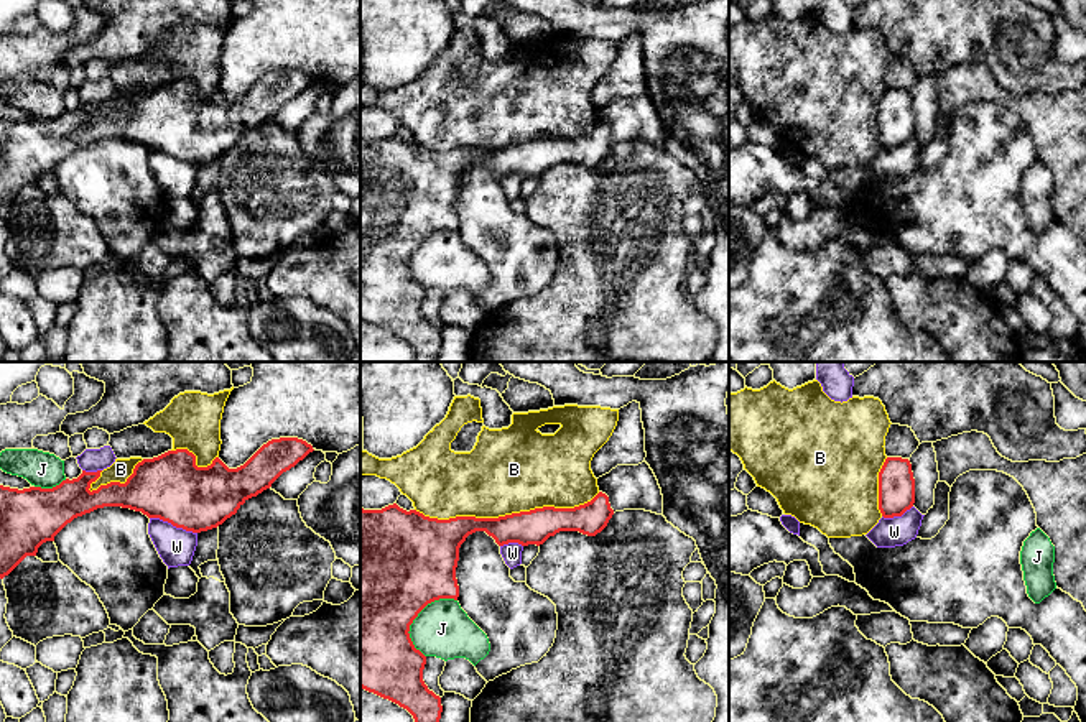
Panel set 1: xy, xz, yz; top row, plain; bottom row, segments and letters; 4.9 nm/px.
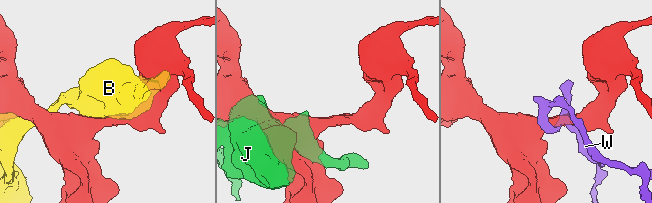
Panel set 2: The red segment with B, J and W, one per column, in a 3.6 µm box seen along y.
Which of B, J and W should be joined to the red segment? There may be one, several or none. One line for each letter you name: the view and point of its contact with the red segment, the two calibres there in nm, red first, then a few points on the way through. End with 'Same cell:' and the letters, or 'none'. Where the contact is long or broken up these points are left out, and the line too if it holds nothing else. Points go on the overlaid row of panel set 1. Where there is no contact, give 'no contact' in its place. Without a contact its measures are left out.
Same cell: none

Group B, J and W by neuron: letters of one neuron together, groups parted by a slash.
B / J / W

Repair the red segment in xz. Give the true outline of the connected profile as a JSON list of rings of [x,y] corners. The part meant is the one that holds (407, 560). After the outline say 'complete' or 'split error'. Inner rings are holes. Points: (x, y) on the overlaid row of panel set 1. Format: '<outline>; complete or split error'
[[[602,492],[574,508],[543,507],[499,518],[438,520],[416,510],[406,511],[397,503],[382,510],[360,508],[360,687],[406,709],[415,722],[439,722],[441,697],[425,684],[426,656],[415,648],[408,632],[428,604],[439,599],[457,600],[456,567],[466,538],[485,531],[499,546],[540,546],[559,531],[596,536],[612,515],[609,497]]]; complete

